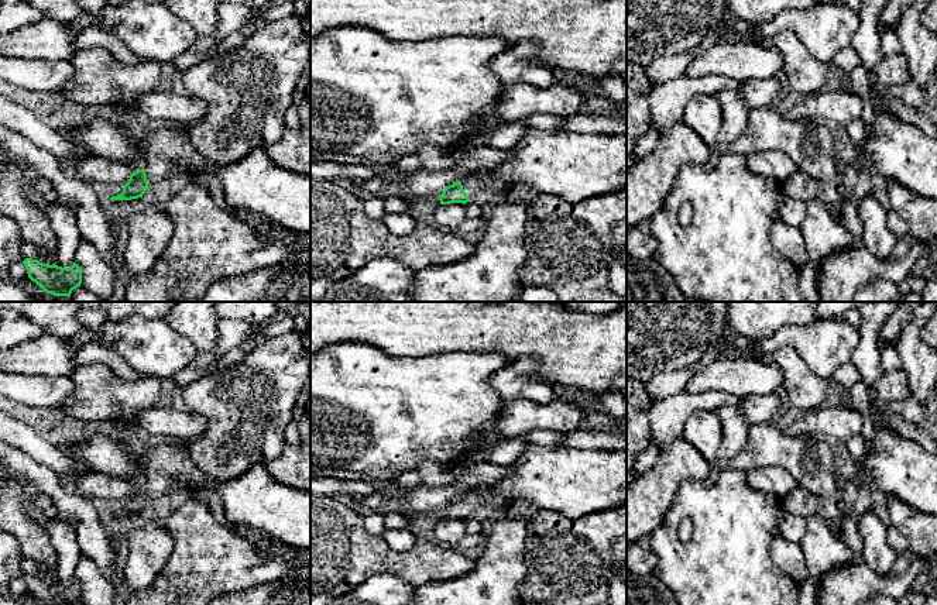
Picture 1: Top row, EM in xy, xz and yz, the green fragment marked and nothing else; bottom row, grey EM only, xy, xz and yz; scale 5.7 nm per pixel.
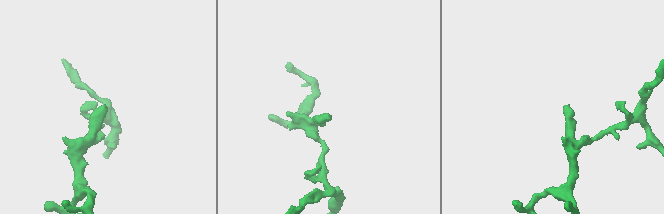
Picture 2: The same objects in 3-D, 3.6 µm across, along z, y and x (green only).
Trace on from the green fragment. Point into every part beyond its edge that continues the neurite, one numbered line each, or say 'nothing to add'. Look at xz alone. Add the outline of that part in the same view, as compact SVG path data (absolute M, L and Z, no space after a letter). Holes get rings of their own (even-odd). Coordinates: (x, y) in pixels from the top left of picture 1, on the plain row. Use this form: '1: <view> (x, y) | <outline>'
1: xz (570, 481) | M529 443L509 472L492 487L476 487L460 498L470 516L481 515L490 499L531 501L540 509L576 519L627 503L627 450L556 447Z

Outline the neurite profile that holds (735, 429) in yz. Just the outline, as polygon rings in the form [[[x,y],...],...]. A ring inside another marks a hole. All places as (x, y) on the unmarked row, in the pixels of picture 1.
[[[737,405],[720,408],[717,415],[723,427],[723,436],[718,451],[710,463],[710,472],[706,479],[710,484],[717,482],[720,474],[730,468],[731,460],[746,446],[749,436],[749,423]]]

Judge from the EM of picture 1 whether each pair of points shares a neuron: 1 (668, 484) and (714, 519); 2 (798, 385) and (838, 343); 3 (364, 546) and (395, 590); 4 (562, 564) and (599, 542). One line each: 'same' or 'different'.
1: different
2: different
3: different
4: same

